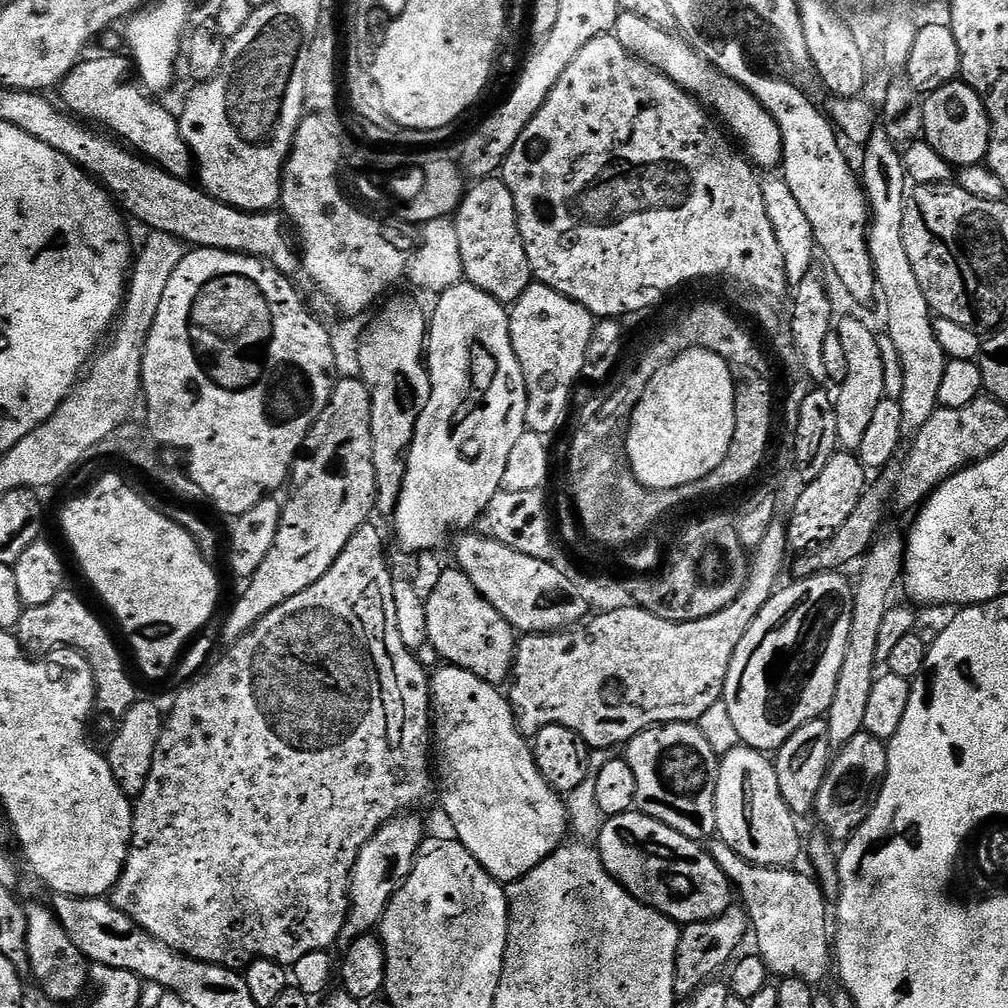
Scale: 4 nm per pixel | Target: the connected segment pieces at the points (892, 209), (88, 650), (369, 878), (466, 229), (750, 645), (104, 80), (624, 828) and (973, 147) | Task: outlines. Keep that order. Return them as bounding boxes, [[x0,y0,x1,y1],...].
[[862,126,946,434],[14,590,138,718],[338,812,426,942],[454,178,534,306],[722,570,854,754],[59,54,194,180],[598,810,734,926],[922,82,992,169]]

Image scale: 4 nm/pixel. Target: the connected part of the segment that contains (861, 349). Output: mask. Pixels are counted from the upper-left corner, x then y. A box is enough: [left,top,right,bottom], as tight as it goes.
[834,315,886,452]

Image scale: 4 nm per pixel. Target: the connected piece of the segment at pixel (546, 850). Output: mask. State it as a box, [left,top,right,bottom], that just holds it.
[429,664,570,882]

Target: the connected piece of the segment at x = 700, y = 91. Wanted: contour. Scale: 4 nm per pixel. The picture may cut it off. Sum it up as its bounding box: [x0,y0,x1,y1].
[614,11,783,170]

